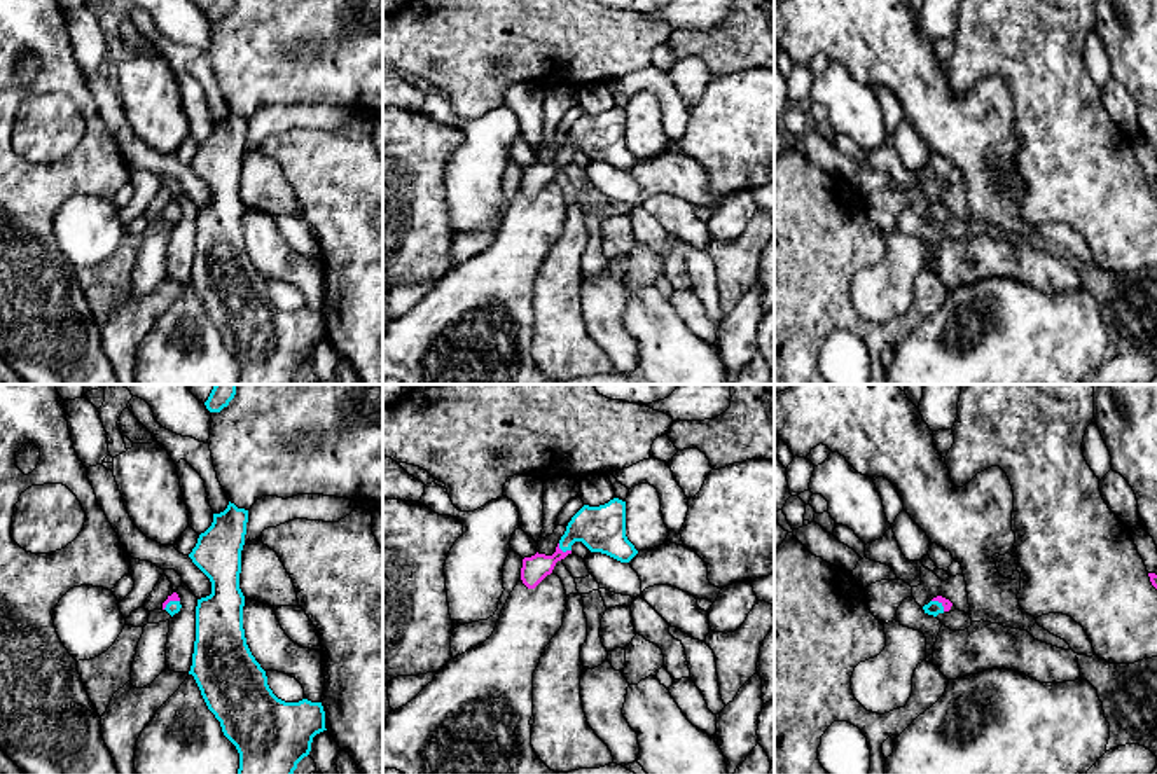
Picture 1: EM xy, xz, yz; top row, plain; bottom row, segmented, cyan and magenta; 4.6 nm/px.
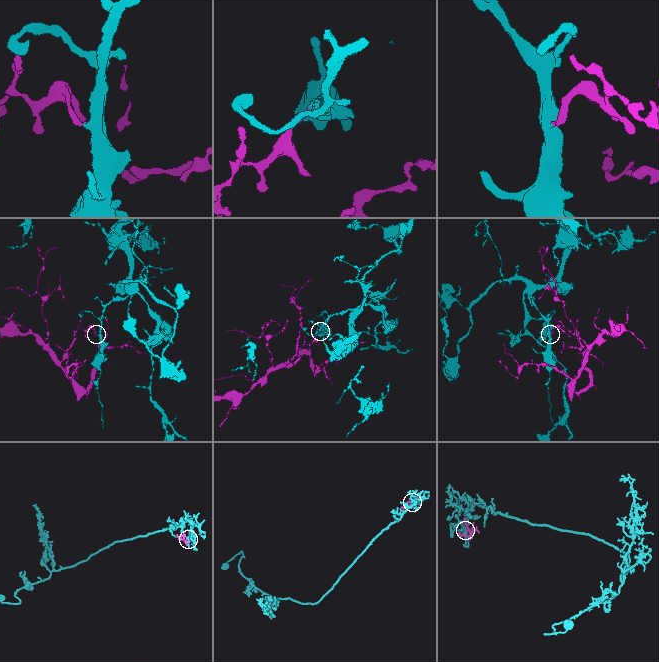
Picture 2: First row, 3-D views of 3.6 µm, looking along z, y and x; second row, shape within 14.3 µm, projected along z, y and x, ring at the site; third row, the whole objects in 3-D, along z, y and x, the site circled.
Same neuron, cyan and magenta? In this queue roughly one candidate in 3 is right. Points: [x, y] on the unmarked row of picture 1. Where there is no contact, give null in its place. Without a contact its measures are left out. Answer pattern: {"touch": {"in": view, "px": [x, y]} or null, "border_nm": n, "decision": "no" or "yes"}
{"touch": {"in": "xz", "px": [563, 159]}, "border_nm": 70, "decision": "no"}

